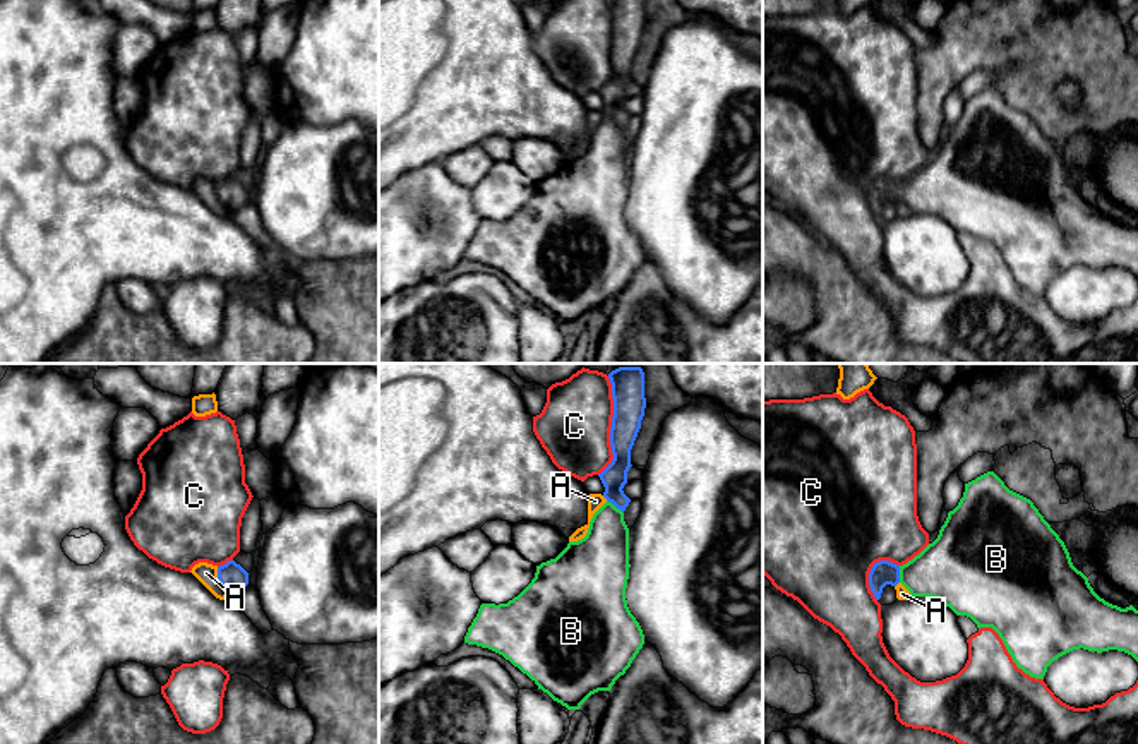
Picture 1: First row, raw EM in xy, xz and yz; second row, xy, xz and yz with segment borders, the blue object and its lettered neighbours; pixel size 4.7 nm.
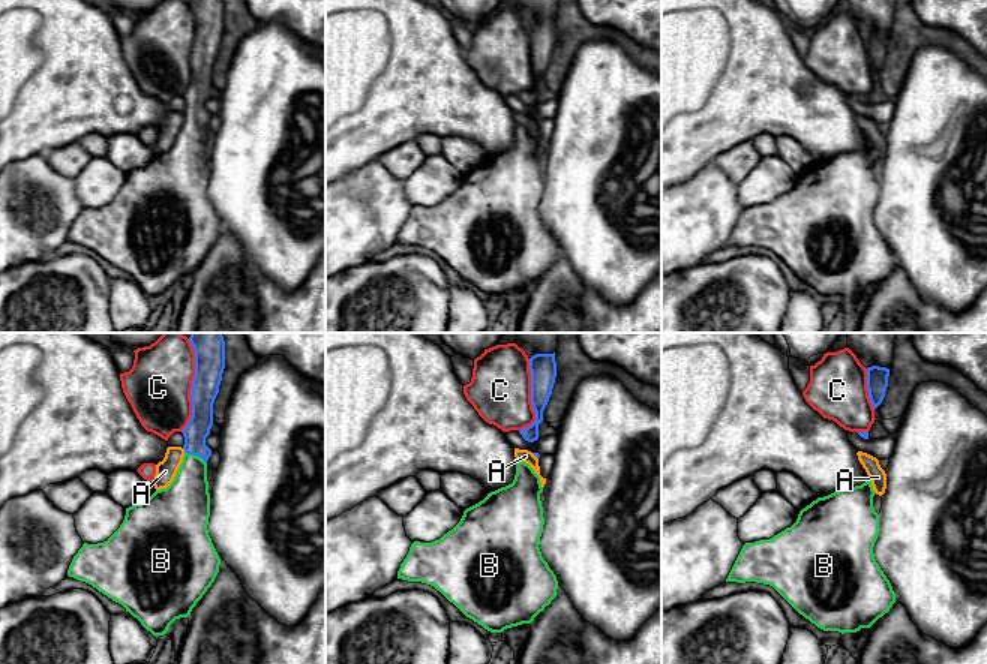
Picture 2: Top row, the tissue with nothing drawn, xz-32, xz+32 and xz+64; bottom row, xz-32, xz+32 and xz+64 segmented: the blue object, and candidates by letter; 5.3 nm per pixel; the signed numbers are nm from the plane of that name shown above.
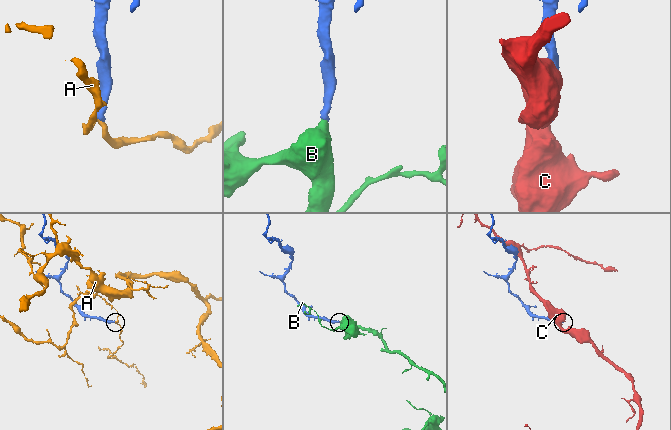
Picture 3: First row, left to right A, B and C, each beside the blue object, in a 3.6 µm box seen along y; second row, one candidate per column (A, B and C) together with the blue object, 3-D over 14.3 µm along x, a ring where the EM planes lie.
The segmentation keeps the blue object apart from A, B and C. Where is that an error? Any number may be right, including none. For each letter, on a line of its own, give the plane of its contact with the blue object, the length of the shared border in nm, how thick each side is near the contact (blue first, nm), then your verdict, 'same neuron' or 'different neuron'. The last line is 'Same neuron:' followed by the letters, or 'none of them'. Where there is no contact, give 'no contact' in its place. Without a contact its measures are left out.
A: xy | 130 nm | 120/100 nm | different neuron
B: xz | 100 nm | 120/260 nm | same neuron
C: xz | 440 nm | 150/340 nm | different neuron
Same neuron: B

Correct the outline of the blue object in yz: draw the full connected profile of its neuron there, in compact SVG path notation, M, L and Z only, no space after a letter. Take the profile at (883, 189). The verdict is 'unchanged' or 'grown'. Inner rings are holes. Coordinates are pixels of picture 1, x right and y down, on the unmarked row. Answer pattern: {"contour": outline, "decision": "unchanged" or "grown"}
{"contour": "M987 87L965 99L963 113L948 129L937 154L903 182L879 177L869 189L869 202L876 216L886 201L901 199L912 213L941 216L956 231L970 233L977 243L992 243L1003 255L1018 285L1035 295L1044 295L1047 283L1073 266L1109 267L1117 266L1138 278L1138 226L1121 225L1100 214L1078 187L1059 151L1044 135L1033 118L1013 106L994 89Z", "decision": "grown"}

